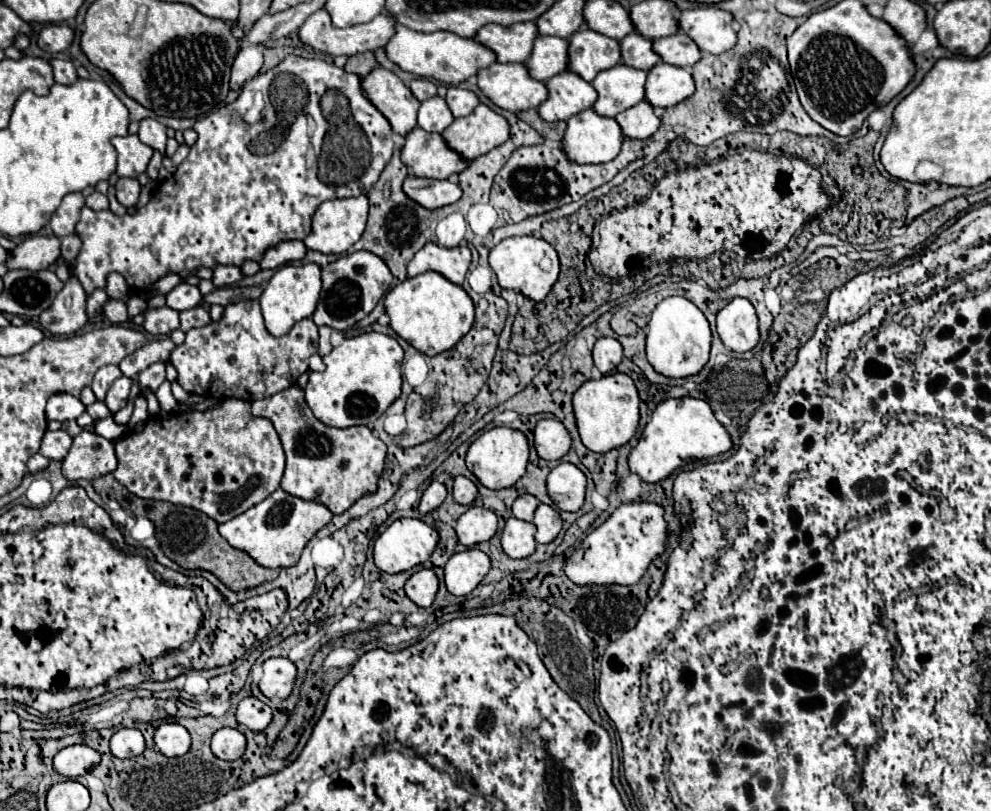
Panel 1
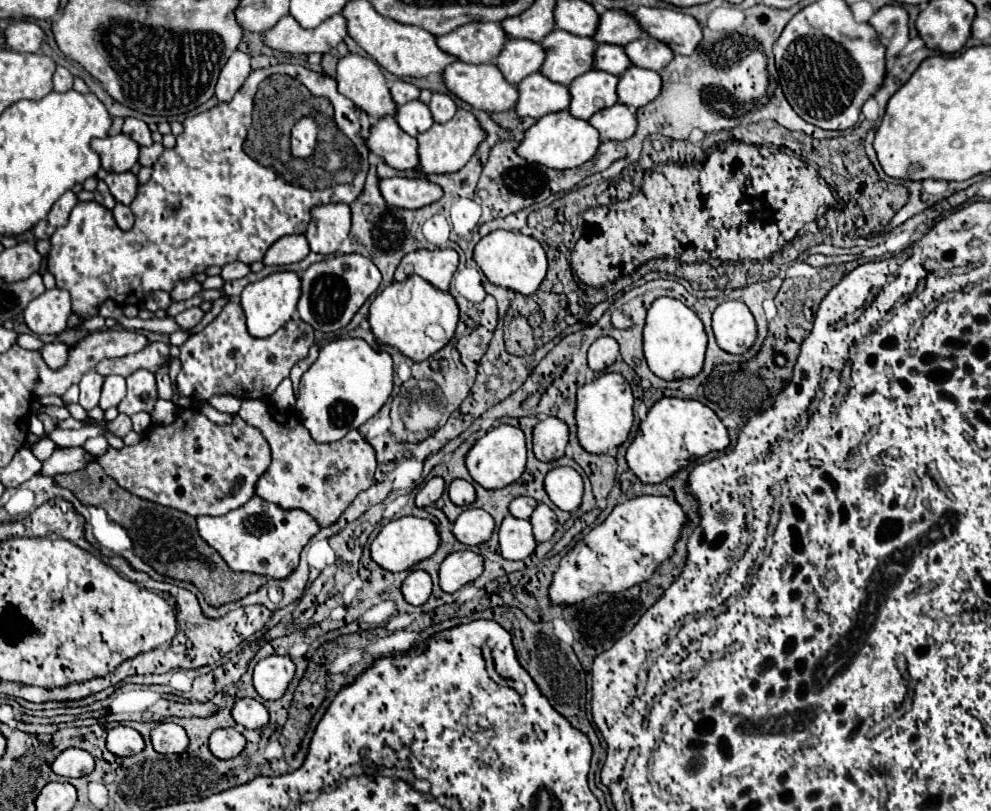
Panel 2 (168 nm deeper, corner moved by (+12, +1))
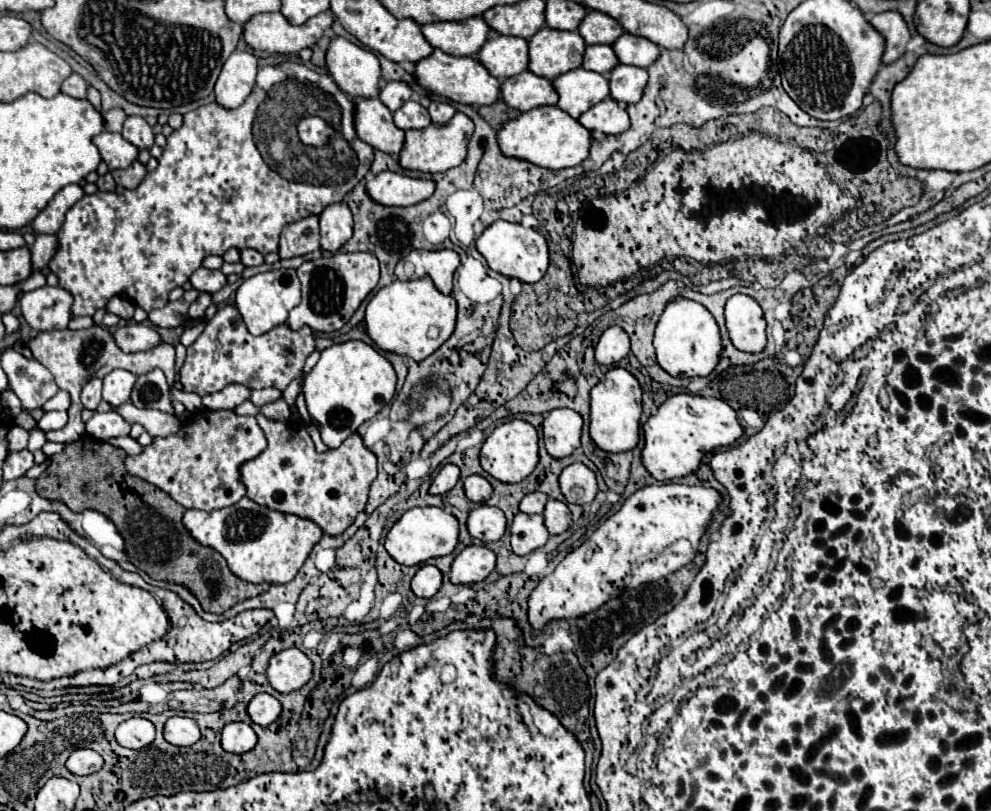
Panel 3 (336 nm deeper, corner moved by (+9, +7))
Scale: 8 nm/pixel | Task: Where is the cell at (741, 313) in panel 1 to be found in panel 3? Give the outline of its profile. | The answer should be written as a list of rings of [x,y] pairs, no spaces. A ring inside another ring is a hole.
[[[734,294],[724,308],[726,328],[732,344],[742,352],[762,352],[766,346],[766,320],[756,300]]]

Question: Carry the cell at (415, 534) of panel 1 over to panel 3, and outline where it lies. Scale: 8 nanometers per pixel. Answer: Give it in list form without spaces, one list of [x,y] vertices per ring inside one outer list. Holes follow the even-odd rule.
[[[412,508],[404,512],[402,518],[398,518],[398,522],[390,528],[384,540],[386,552],[398,564],[406,566],[422,564],[436,556],[446,556],[456,548],[456,544],[458,544],[458,520],[440,508]]]

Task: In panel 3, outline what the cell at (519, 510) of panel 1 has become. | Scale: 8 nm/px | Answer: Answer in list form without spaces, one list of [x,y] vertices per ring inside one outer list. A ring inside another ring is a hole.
[[[542,492],[526,494],[520,502],[520,512],[524,512],[524,514],[542,514],[546,502],[548,502],[548,496],[542,494]]]

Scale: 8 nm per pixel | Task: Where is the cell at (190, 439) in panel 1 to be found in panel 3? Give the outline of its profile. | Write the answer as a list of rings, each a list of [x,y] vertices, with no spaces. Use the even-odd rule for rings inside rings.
[[[198,410],[190,414],[190,420],[184,420],[176,434],[166,438],[154,438],[150,446],[144,446],[140,454],[128,454],[124,458],[126,470],[130,476],[138,476],[162,492],[166,492],[172,500],[176,500],[184,508],[198,510],[216,510],[236,504],[242,496],[246,496],[246,486],[240,478],[240,466],[248,460],[254,460],[266,448],[266,436],[258,426],[254,416],[236,416],[230,410]]]

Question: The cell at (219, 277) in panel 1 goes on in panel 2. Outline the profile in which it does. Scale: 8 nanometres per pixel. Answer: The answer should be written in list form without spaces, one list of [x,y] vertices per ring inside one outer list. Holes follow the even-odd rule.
[[[231,262],[231,264],[225,264],[223,266],[223,272],[221,272],[221,278],[223,280],[237,280],[237,278],[243,278],[251,272],[249,264],[243,264],[243,262]]]

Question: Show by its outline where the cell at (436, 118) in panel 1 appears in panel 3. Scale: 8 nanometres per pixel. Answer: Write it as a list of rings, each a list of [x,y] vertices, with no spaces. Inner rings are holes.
[[[408,100],[394,112],[394,122],[398,128],[410,130],[410,128],[426,128],[428,124],[432,124],[432,118],[420,102]]]

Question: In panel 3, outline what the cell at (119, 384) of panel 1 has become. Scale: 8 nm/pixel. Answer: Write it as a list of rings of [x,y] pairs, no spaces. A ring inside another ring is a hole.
[[[112,370],[108,376],[104,376],[104,392],[102,398],[112,404],[120,406],[124,402],[130,402],[130,390],[136,382],[136,376],[128,370]]]

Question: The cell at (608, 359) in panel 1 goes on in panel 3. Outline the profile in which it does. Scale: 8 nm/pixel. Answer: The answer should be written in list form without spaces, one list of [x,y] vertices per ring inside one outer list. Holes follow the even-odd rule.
[[[612,326],[600,336],[596,344],[596,362],[604,366],[612,366],[620,362],[628,352],[630,352],[628,334],[620,326]]]

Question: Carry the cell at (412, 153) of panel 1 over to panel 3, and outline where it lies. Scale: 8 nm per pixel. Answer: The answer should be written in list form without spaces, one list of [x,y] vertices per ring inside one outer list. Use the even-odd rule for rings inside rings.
[[[378,98],[356,100],[356,134],[372,148],[386,154],[400,154],[404,148],[404,132],[394,124],[392,112]]]

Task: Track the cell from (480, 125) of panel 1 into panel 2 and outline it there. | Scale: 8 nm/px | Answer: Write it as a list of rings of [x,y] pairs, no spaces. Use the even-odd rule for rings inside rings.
[[[457,110],[457,114],[445,124],[433,124],[427,132],[417,136],[419,144],[419,170],[423,174],[451,174],[461,170],[469,158],[475,154],[477,146],[485,138],[483,128],[479,126],[477,118],[467,110]]]

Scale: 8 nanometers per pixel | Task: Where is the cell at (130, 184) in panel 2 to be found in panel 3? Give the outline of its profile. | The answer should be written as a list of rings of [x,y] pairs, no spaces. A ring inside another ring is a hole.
[[[136,160],[128,168],[124,168],[124,170],[112,170],[112,176],[114,176],[114,180],[116,180],[118,186],[134,190],[142,182],[142,178],[146,176],[146,168]]]

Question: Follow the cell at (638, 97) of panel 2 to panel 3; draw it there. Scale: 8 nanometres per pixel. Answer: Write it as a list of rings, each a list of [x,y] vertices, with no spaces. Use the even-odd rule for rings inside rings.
[[[618,64],[608,78],[610,78],[610,96],[616,102],[634,104],[644,94],[644,88],[648,84],[648,70],[640,66]]]

